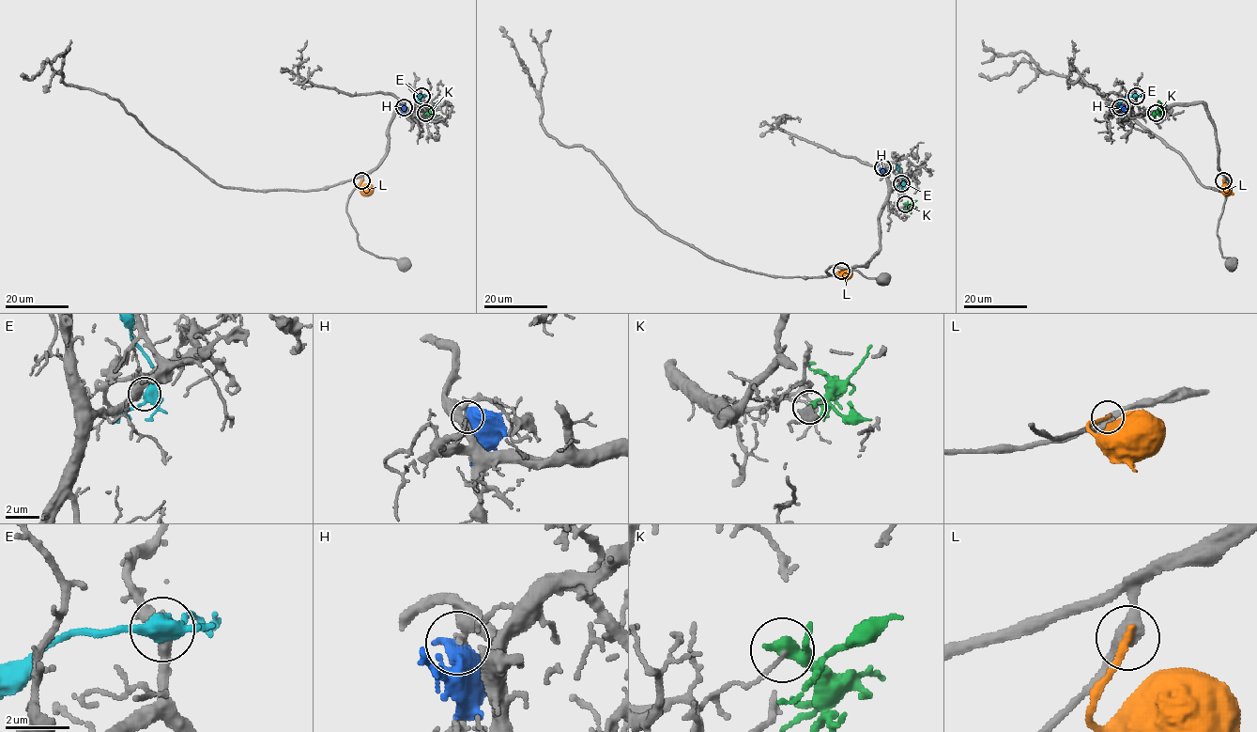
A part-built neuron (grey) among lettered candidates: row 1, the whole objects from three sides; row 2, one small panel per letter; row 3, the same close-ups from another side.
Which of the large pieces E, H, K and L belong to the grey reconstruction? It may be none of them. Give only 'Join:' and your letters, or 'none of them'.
Join: none of them

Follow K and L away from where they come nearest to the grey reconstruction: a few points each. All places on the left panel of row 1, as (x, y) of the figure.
K: (425, 113), (437, 101)
L: (362, 180), (358, 188), (367, 194), (373, 192)

